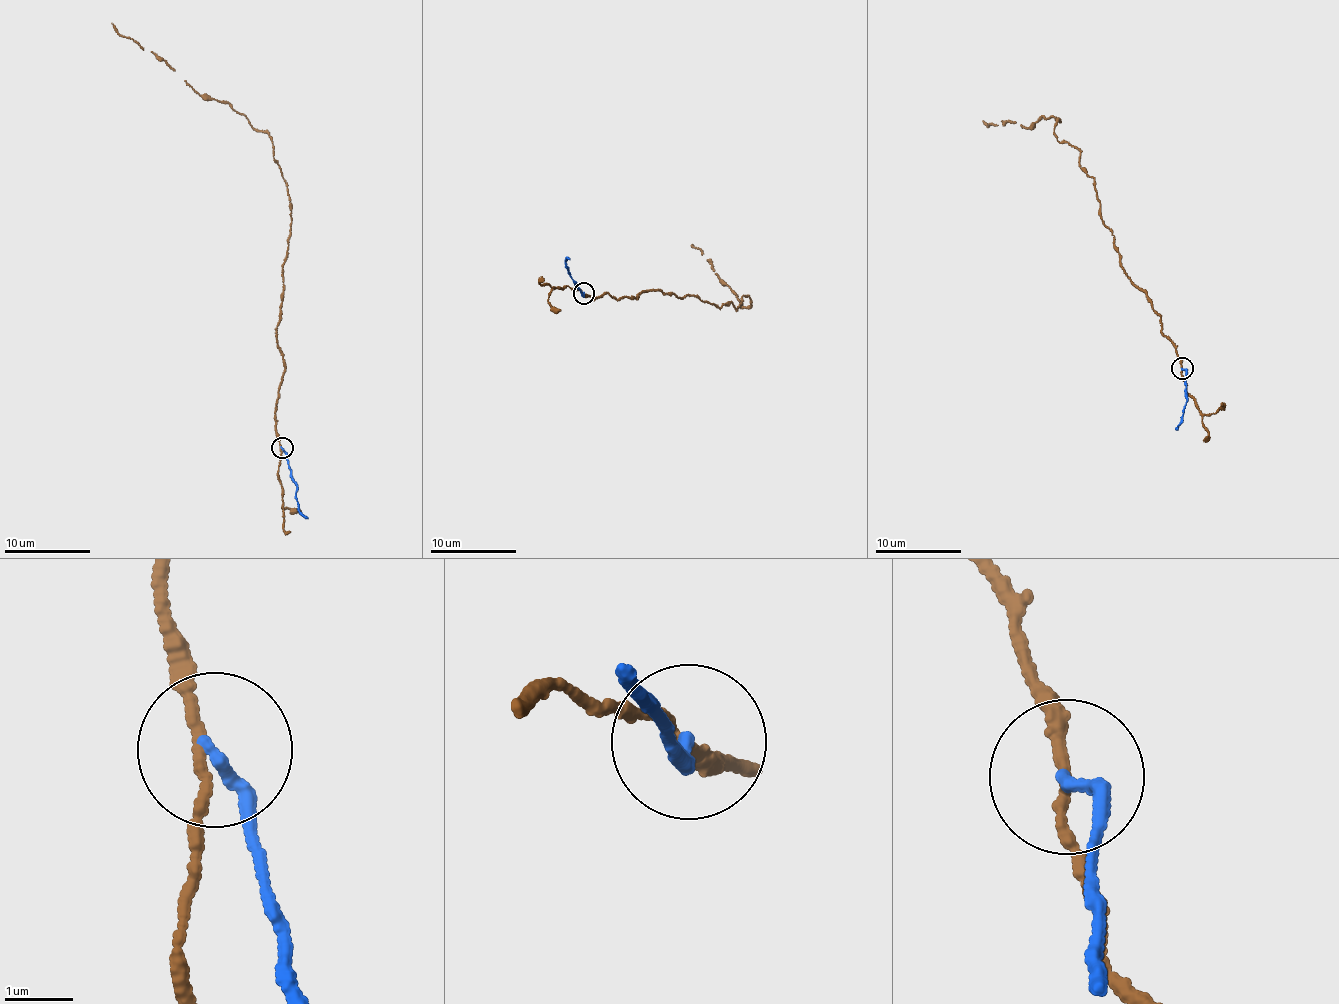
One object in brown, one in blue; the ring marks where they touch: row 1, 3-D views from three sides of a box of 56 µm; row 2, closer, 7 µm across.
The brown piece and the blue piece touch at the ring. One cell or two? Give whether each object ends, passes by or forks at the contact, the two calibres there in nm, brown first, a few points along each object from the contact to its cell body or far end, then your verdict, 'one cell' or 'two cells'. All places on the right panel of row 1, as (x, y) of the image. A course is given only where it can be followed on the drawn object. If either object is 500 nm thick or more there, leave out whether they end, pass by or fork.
brown passes by; blue ends; calibres 130 and 180 nm; course brown (1181, 369), (1150, 299), (1119, 263), (1079, 151), (1057, 140), (1060, 121), (982, 120); course blue (1182, 367), (1187, 398), (1182, 423), (1177, 429); two cells

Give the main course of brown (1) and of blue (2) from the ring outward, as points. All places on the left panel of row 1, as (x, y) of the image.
1: (280, 447), (274, 415), (284, 364), (275, 335), (292, 220), (272, 137), (228, 103), (206, 98), (112, 22)
2: (283, 447), (290, 477), (297, 487), (297, 509), (307, 519)

